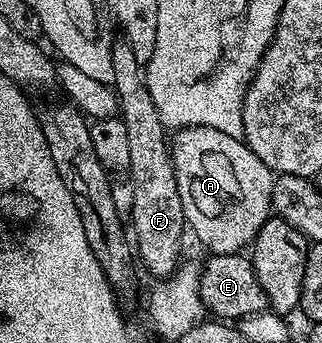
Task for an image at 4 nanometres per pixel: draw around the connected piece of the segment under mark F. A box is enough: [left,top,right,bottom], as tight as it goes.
[111,40,187,279]

